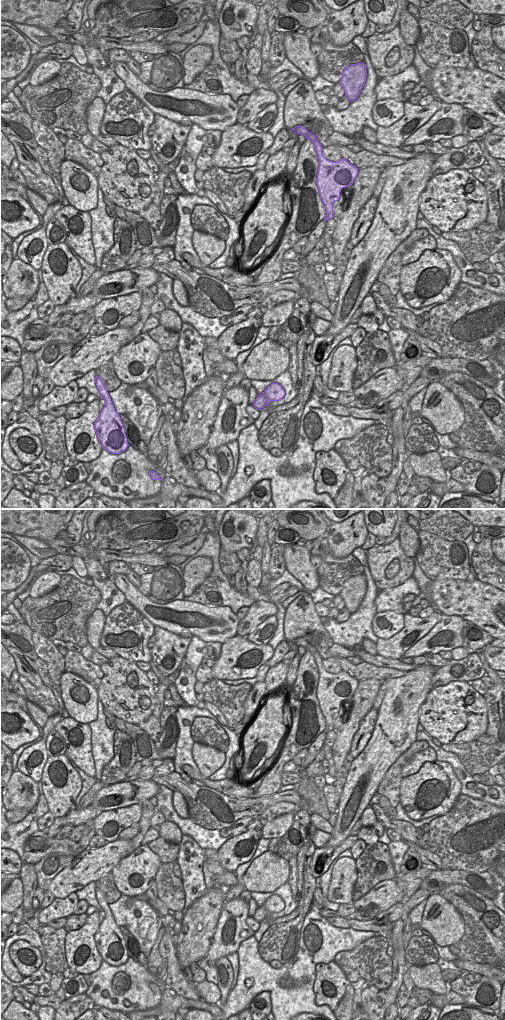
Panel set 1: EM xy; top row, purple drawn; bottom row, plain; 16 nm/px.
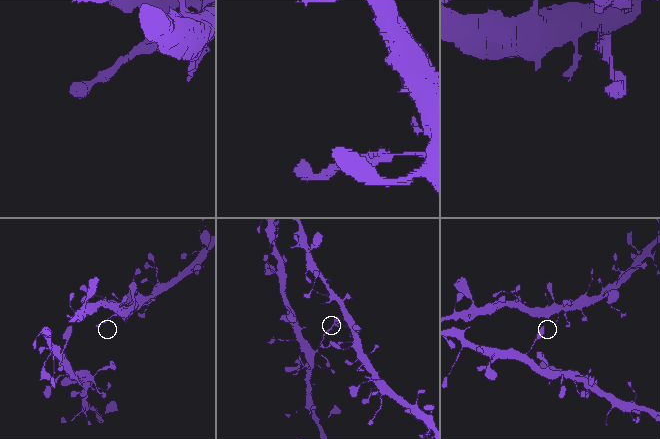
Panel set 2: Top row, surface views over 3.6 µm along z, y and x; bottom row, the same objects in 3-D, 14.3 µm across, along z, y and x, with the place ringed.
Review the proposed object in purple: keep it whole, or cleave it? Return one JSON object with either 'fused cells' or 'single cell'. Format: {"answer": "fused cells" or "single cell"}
{"answer": "single cell"}

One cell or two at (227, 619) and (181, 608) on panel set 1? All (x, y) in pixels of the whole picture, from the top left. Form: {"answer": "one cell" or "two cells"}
{"answer": "one cell"}

